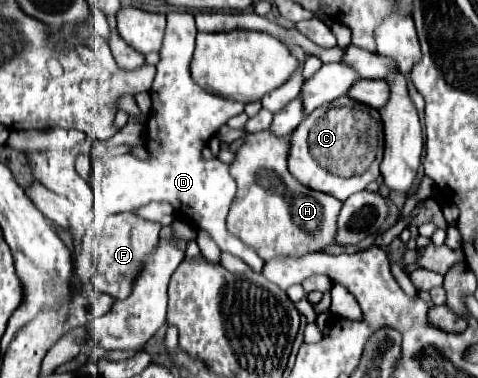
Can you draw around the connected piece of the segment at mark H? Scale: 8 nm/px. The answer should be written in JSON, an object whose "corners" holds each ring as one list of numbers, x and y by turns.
{"corners":[[228,125,218,131,218,139,226,143,232,143,242,135,248,135,246,143,238,149,236,161,230,165,238,193,228,215,228,229,244,243,254,247,264,261,278,255,298,257,330,245,334,241,336,215,342,203,328,193,306,189,306,185,292,177,286,165,290,155,290,137,274,137,270,131,230,131]]}

